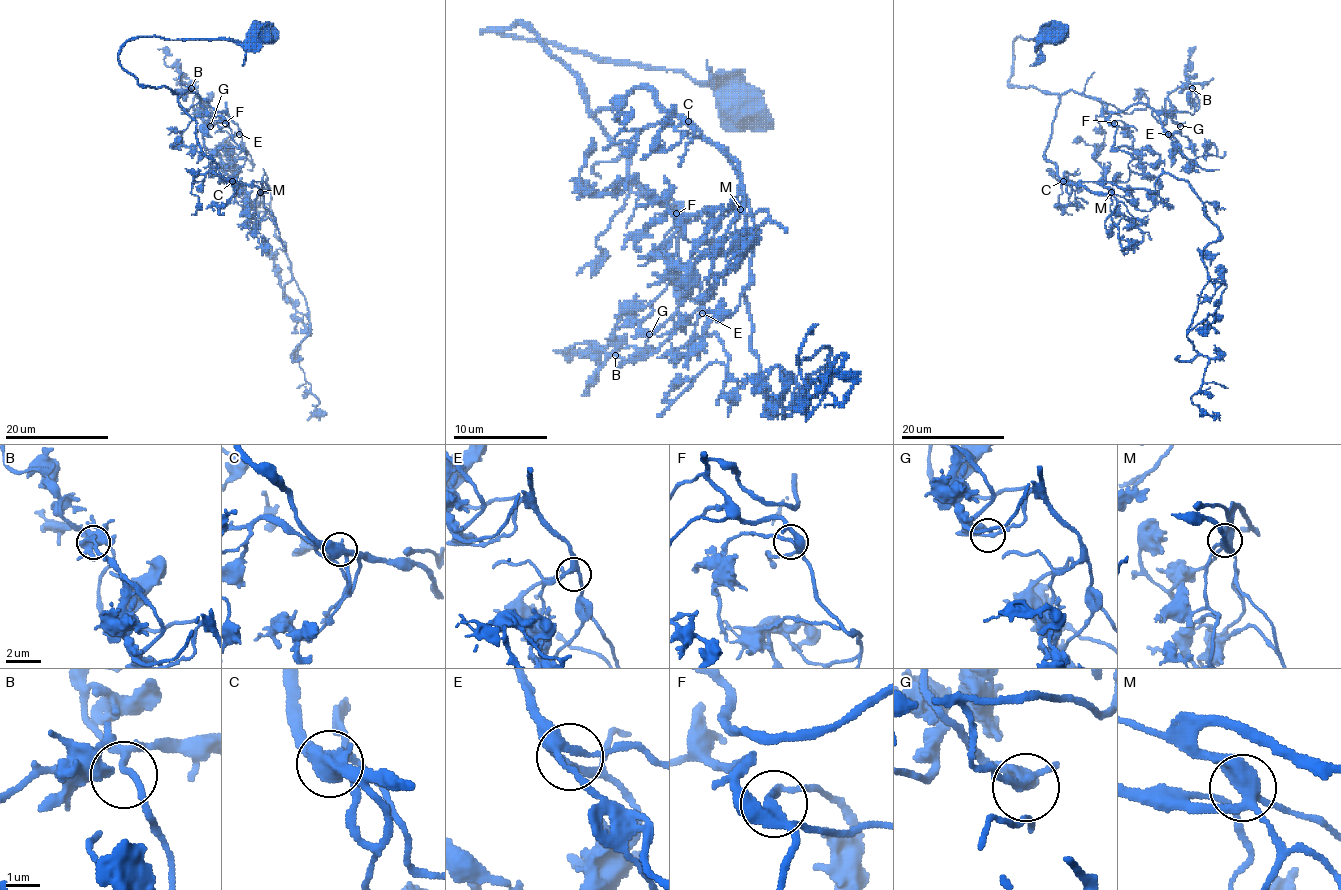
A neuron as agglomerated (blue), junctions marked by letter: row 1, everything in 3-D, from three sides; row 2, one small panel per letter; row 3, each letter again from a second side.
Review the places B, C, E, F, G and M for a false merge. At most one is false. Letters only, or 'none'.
none

